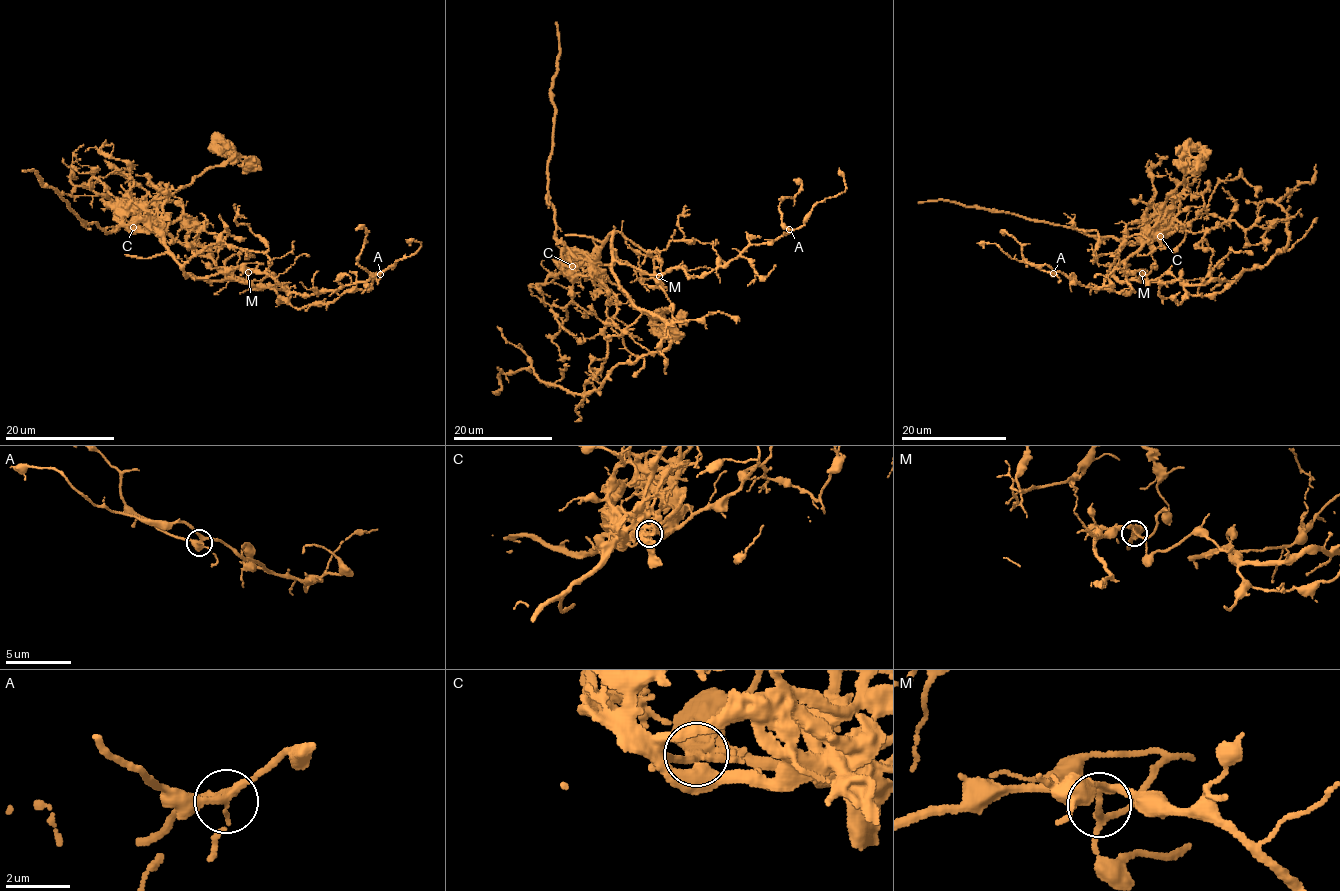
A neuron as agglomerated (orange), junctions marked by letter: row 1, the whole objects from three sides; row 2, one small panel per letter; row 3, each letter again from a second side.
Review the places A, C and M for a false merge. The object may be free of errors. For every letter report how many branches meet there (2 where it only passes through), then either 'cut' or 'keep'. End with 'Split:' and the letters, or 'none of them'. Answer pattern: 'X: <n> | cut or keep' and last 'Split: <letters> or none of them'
A: 4 | keep
C: 4 | cut
M: 5 | keep
Split: C

